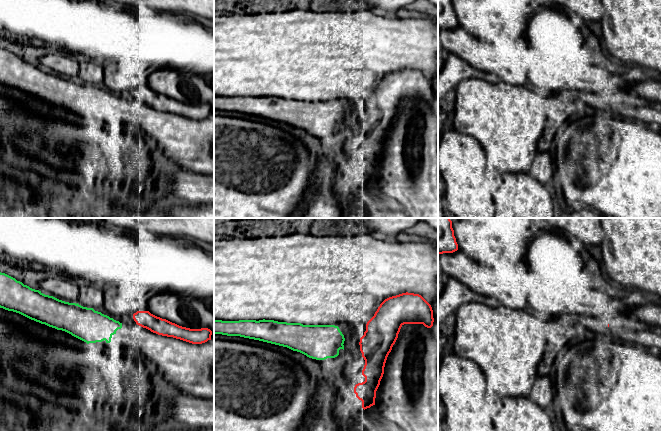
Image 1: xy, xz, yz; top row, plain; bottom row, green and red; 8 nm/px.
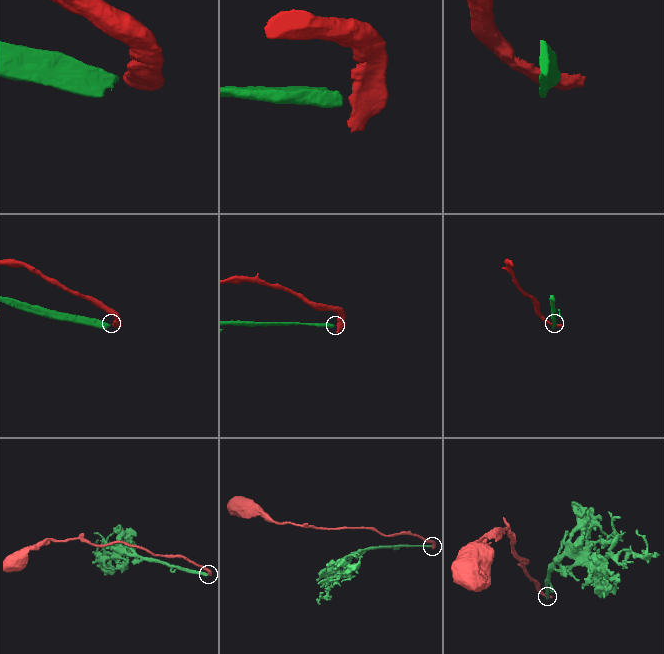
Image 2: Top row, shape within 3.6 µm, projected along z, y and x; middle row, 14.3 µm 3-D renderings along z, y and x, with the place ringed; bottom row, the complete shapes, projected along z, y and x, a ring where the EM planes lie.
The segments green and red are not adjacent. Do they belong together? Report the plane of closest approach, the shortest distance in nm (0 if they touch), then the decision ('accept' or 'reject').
xy | 100 nm | reject

